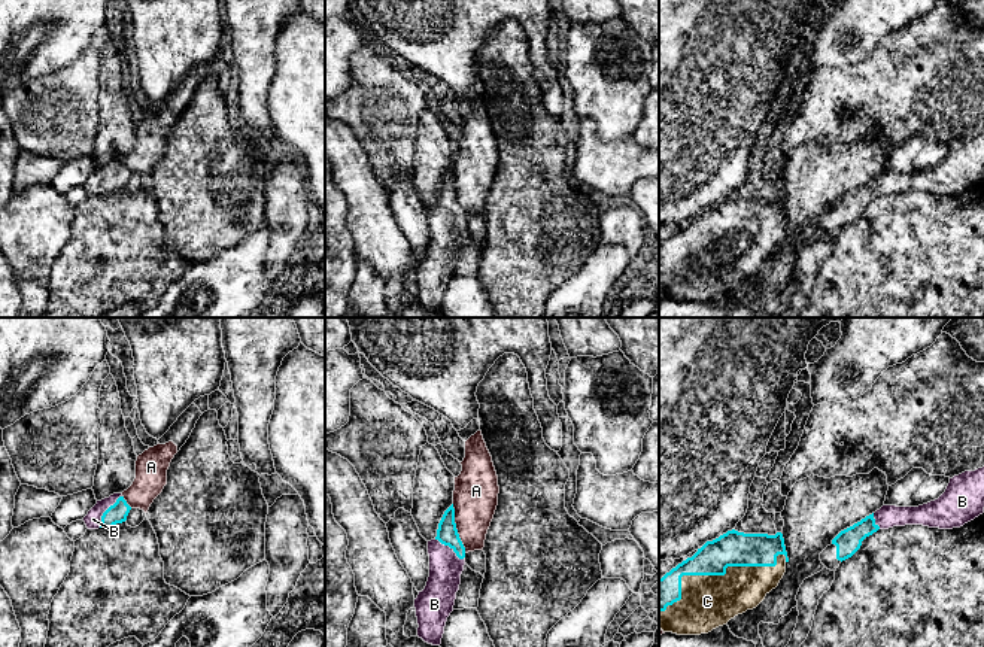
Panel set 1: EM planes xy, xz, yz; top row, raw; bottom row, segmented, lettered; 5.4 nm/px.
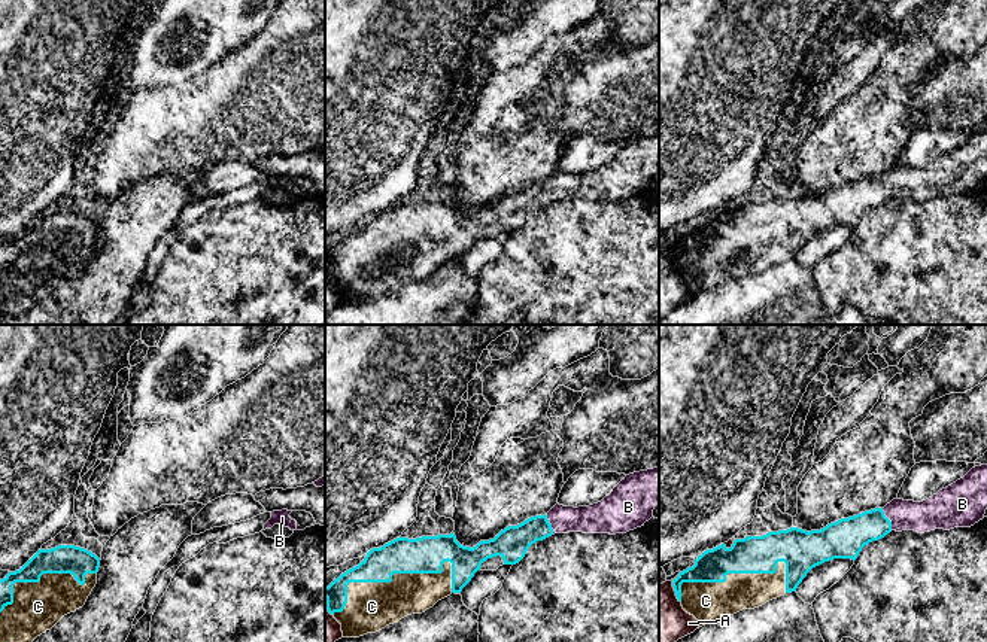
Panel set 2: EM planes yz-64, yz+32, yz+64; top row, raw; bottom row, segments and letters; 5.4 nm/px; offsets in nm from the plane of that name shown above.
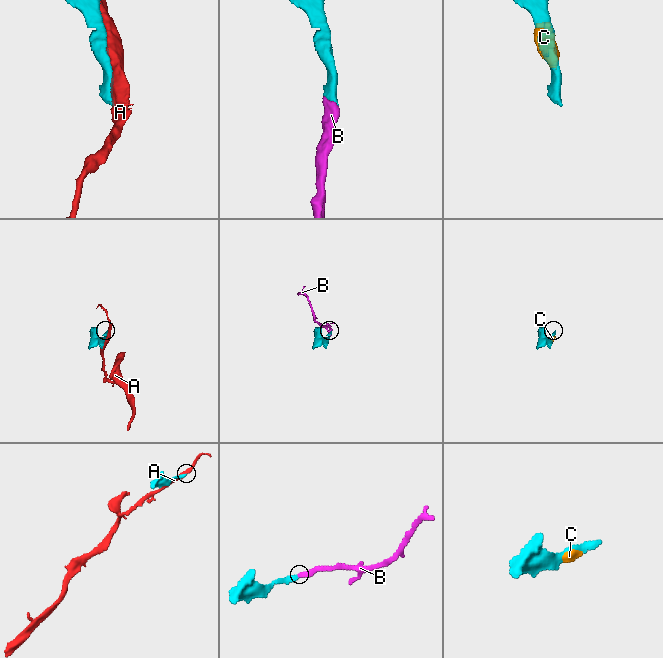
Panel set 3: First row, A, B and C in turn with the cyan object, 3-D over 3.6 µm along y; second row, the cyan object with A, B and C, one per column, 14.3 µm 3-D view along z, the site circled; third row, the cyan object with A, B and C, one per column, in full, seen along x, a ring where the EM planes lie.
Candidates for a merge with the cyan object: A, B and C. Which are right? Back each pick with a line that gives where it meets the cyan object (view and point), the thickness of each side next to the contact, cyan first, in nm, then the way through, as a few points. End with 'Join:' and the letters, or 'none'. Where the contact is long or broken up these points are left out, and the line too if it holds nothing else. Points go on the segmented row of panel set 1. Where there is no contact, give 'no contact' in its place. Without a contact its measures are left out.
B: meets cyan in xy at (105, 512); 110 nm thick on the cyan side, 90 nm on the other; runs through xy (117, 513), (105, 512), (93, 519)
C: meets cyan in yz at (717, 574); 190 nm thick on the cyan side, 280 nm on the other
Join: B, C

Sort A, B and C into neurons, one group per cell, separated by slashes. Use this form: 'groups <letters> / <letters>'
groups A / B C

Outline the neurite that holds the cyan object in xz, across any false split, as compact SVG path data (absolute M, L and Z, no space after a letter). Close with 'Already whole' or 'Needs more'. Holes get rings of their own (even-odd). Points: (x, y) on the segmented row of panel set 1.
M453 504L443 514L437 537L428 541L428 555L429 577L414 599L417 637L428 644L440 646L465 565L465 547L456 529Z. Needs more

